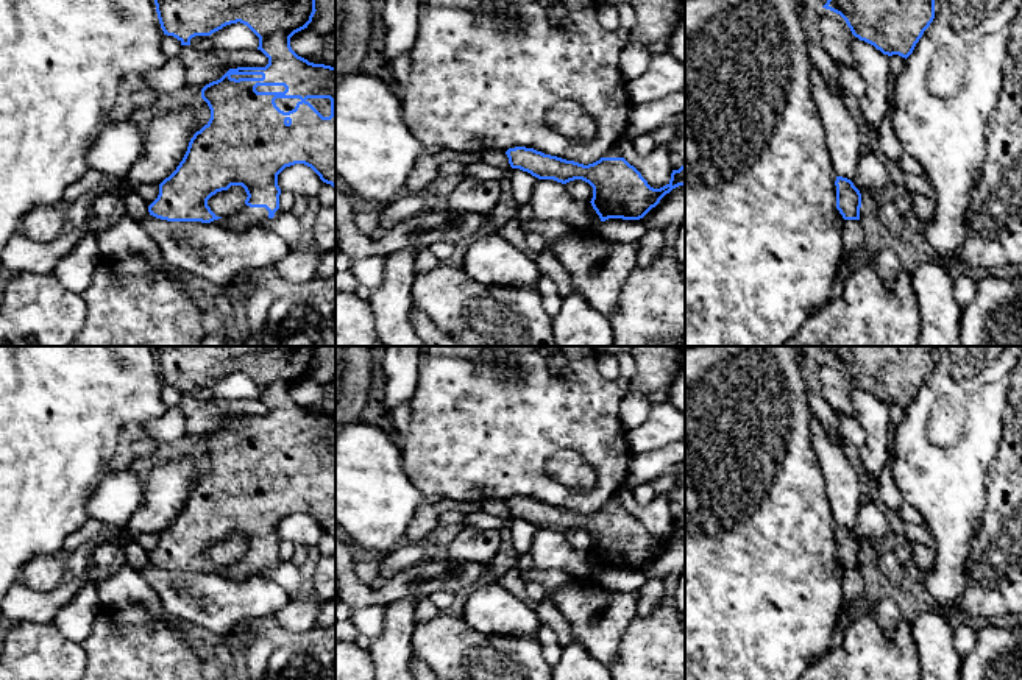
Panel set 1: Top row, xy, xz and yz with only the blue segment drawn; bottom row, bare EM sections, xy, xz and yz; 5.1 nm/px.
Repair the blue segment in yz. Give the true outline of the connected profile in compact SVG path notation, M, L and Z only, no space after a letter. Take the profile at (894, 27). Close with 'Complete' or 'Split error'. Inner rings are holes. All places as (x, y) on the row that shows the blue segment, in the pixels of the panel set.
M827 0L822 6L839 14L852 34L883 55L908 58L935 19L935 0Z. Complete

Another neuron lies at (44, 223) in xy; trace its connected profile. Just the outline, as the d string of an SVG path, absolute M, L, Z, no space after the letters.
M36 206L22 220L19 232L36 243L50 243L67 221L64 206Z

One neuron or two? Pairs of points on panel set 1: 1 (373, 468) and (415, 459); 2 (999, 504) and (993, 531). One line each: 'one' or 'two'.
1: two
2: one

